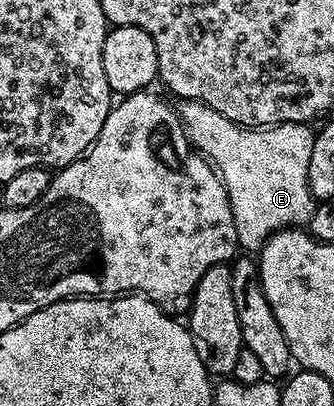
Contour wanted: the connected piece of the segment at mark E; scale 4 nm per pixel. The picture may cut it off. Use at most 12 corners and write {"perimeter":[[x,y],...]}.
{"perimeter":[[178,103],[188,143],[257,252],[306,227],[310,125],[248,128]]}

